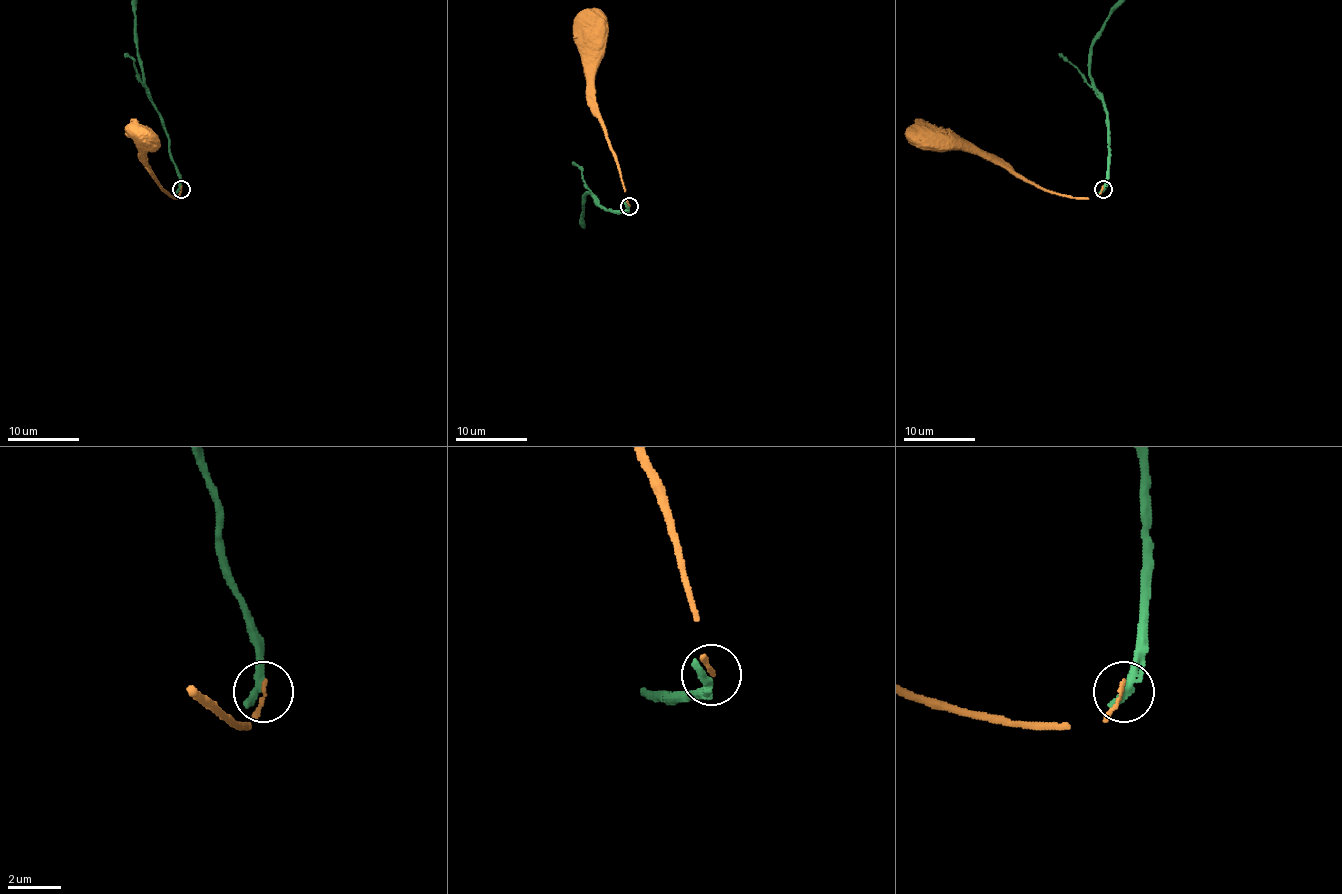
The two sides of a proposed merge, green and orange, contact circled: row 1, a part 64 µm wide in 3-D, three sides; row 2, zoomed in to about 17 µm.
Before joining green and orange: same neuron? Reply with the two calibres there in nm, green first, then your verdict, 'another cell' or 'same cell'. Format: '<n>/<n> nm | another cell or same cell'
400/140 nm | another cell

